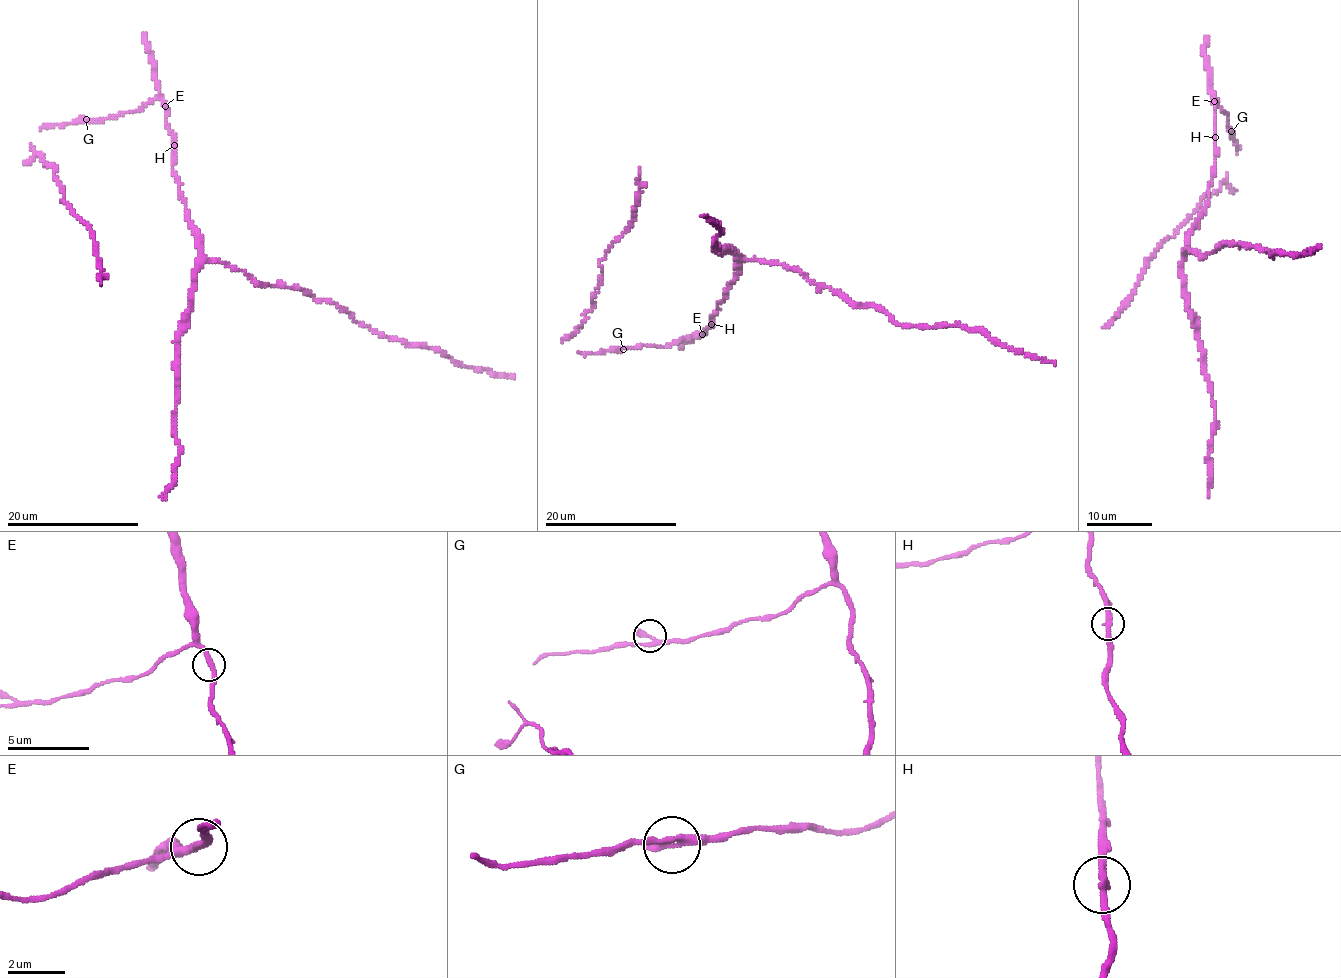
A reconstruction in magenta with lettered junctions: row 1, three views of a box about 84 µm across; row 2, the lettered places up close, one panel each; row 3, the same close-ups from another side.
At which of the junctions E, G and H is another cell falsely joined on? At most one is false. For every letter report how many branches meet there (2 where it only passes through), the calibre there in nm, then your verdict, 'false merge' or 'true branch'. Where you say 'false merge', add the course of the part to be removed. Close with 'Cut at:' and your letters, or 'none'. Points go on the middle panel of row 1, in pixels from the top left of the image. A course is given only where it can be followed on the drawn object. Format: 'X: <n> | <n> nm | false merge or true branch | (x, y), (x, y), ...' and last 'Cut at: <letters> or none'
E: 2 | 260 nm | true branch
G: 2 | 280 nm | true branch
H: 2 | 280 nm | true branch
Cut at: none

